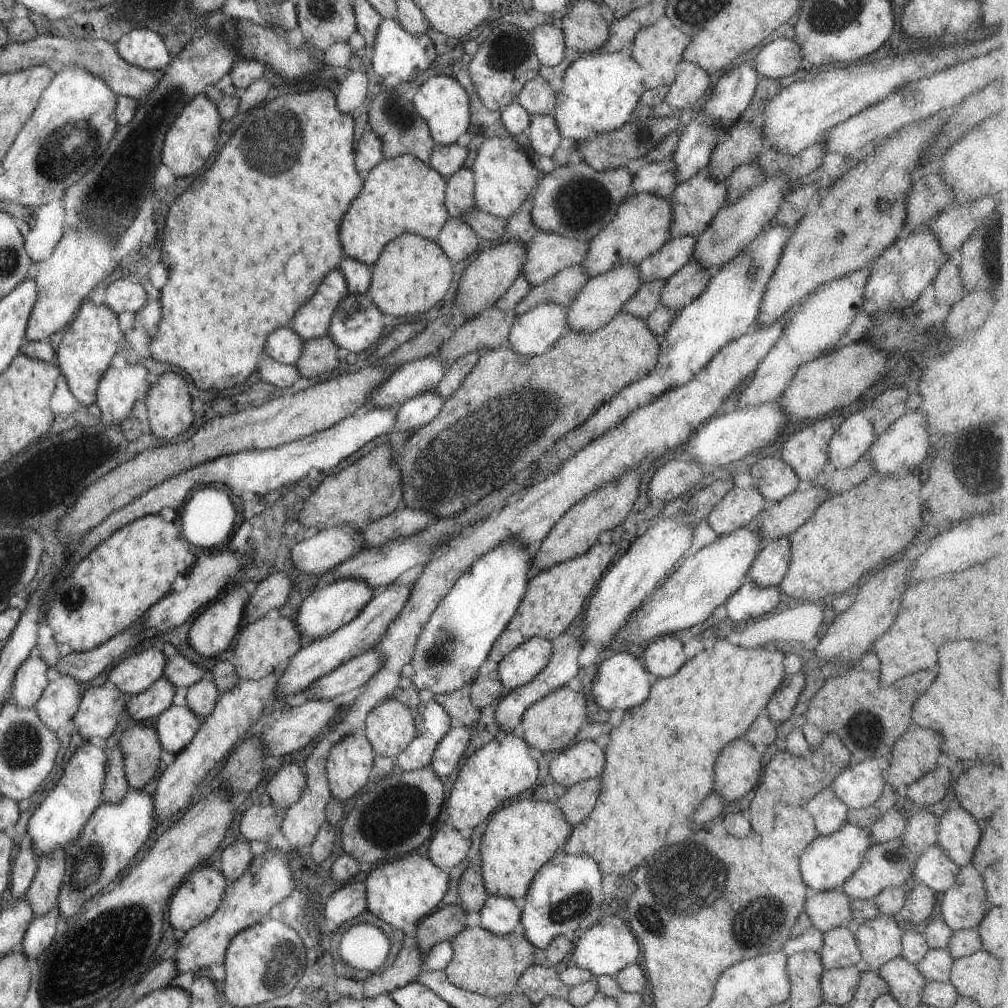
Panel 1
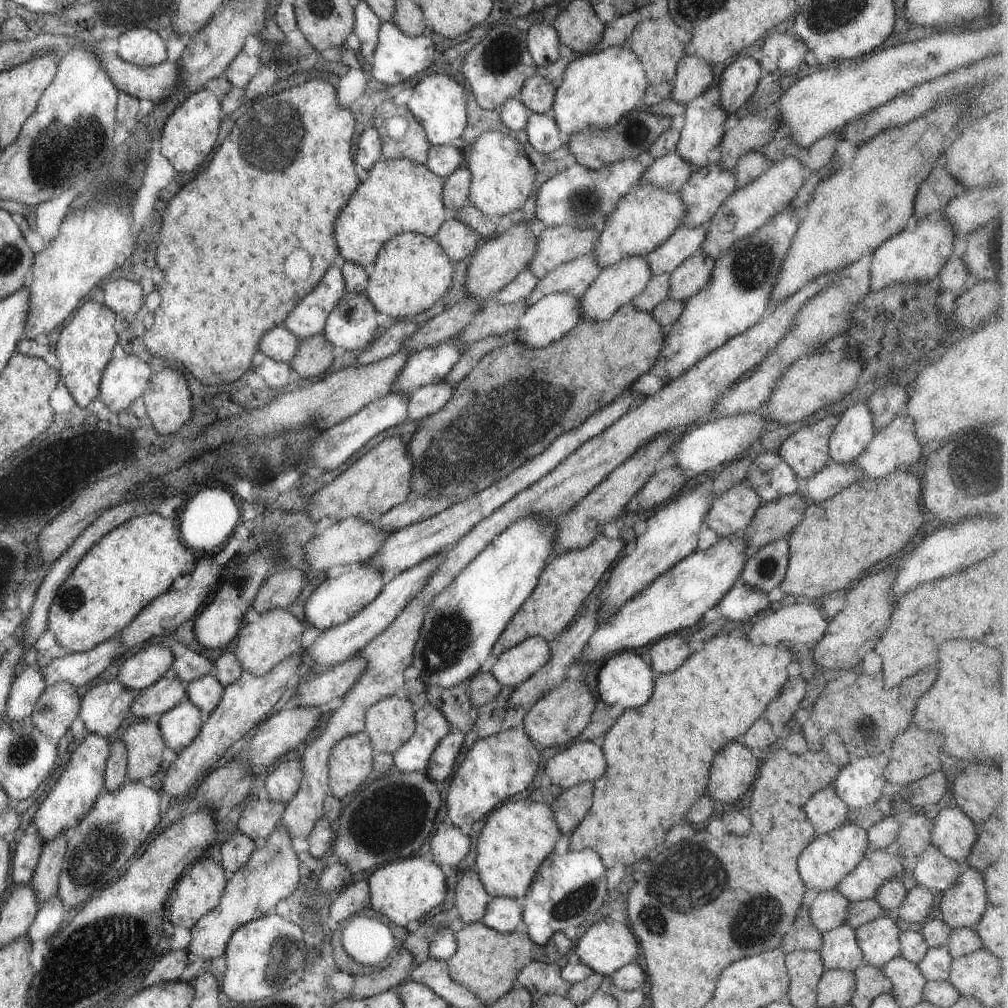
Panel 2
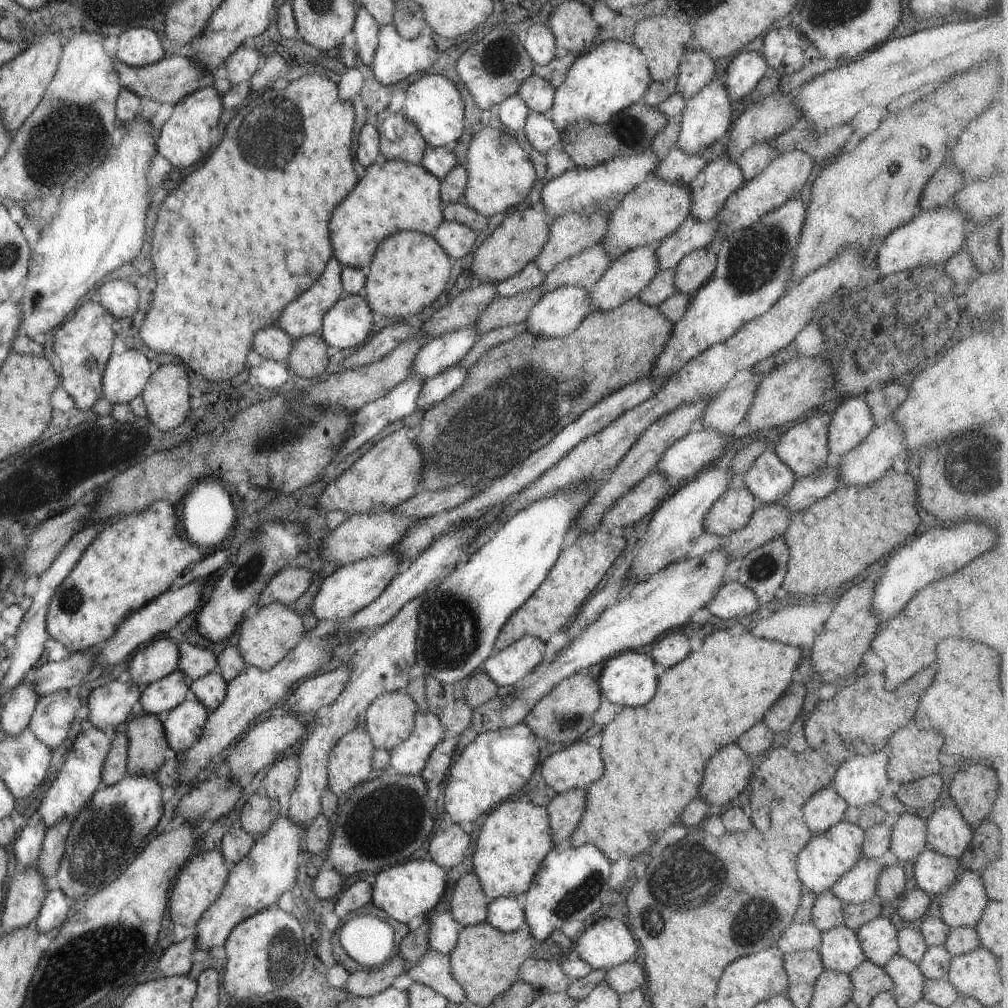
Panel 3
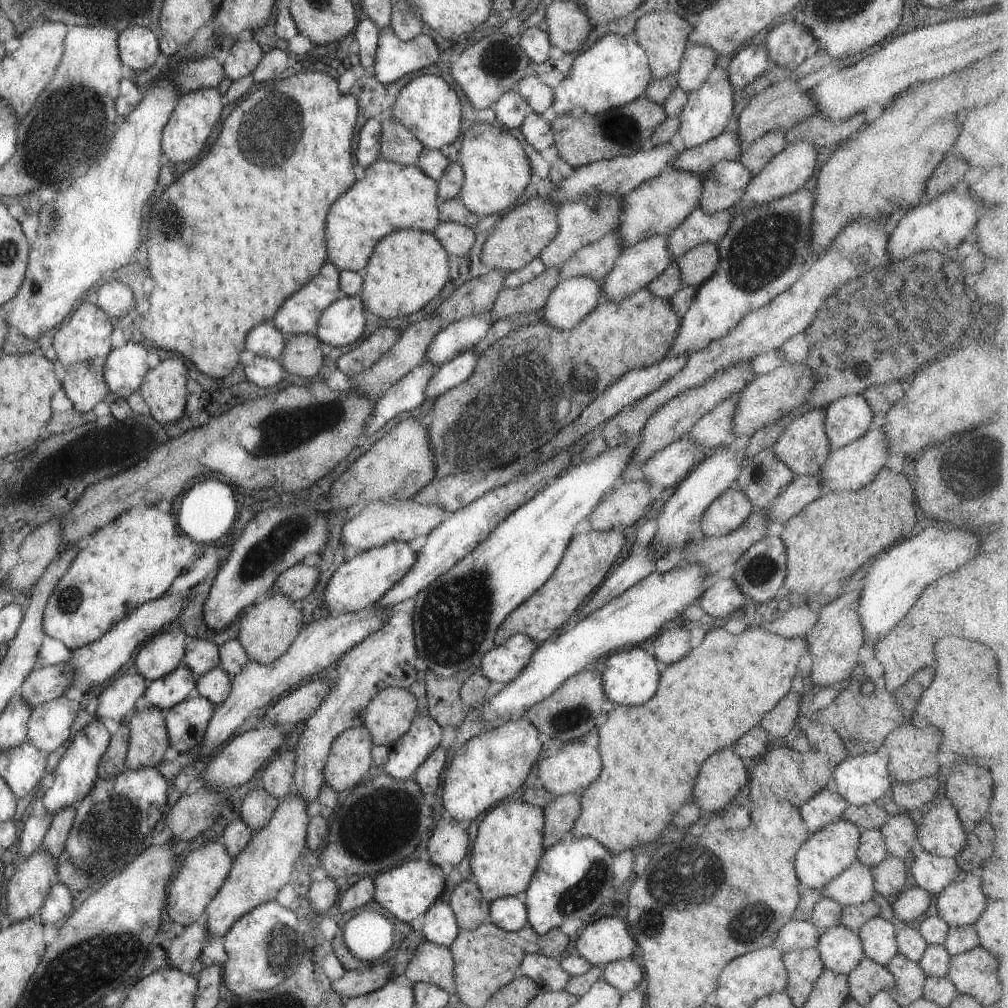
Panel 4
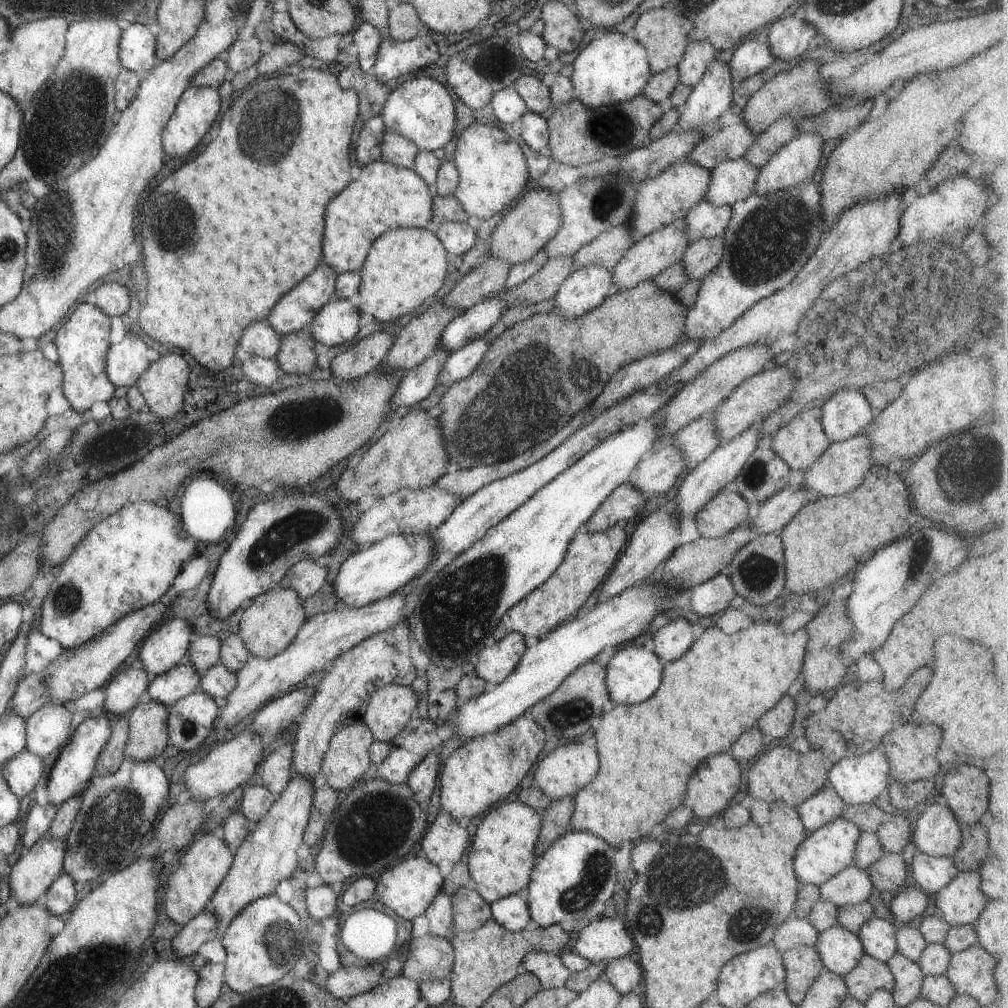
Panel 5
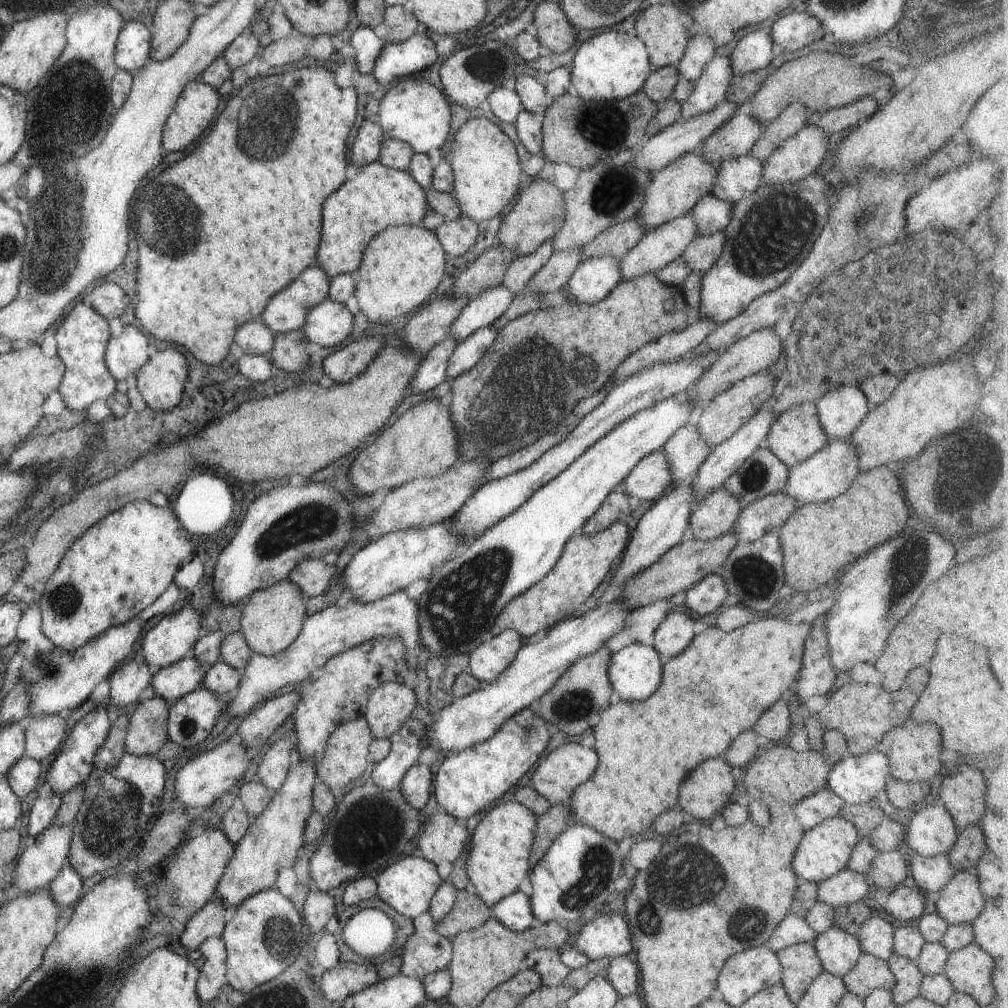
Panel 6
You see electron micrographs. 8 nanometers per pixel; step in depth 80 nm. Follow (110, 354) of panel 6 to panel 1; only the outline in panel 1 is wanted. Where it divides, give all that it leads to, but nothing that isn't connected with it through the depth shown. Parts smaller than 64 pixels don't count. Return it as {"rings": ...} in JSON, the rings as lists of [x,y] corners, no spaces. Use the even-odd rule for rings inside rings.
{"rings":[[[111,364],[107,367],[98,382],[94,400],[103,424],[119,426],[129,416],[135,402],[147,394],[147,373],[139,365],[125,365],[120,369]]]}

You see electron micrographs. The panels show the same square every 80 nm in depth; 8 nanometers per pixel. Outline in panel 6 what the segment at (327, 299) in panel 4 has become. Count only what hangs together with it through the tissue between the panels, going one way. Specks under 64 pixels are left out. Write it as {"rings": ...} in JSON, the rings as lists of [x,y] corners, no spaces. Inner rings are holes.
{"rings":[[[319,266],[305,268],[295,282],[267,302],[259,320],[275,334],[299,330],[307,311],[326,298],[329,283],[330,278]]]}

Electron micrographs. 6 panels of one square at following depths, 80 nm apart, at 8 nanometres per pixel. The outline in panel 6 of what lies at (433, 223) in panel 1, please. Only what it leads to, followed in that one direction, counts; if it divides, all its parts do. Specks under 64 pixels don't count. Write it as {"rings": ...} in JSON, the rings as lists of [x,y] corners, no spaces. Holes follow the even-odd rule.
{"rings":[[[377,161],[356,170],[355,179],[347,179],[337,192],[323,202],[321,242],[315,264],[331,278],[354,271],[373,236],[395,225],[418,225],[426,215],[426,189],[421,188],[405,170],[392,169]]]}

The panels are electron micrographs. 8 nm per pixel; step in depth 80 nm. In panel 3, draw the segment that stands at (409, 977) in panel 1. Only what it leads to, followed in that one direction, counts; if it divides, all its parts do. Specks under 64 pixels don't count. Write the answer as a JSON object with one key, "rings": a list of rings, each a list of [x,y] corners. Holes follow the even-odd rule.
{"rings":[[[393,952],[376,968],[352,972],[341,989],[353,997],[370,997],[389,987],[401,972],[405,972],[403,959]]]}

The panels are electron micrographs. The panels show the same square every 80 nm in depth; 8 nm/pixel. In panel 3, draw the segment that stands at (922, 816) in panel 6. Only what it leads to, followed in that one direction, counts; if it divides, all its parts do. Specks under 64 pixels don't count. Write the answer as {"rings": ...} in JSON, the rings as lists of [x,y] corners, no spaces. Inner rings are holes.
{"rings":[[[953,804],[937,807],[924,821],[927,848],[958,860],[972,839],[972,828],[963,820],[957,807]]]}

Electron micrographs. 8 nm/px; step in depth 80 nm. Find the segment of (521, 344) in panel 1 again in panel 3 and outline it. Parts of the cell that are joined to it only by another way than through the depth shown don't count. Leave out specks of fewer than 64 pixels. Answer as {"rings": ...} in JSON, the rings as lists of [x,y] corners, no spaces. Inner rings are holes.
{"rings":[[[561,285],[543,293],[523,321],[526,331],[536,337],[560,337],[571,332],[591,312],[590,296],[579,285]]]}

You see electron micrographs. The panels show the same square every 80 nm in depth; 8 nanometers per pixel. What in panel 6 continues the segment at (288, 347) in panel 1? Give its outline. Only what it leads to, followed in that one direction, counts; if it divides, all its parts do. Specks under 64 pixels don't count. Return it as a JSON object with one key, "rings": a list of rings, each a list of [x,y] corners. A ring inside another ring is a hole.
{"rings":[[[247,322],[247,324],[241,324],[241,326],[235,330],[233,345],[239,347],[245,355],[267,355],[272,347],[274,334],[275,333],[269,330],[267,325],[264,325],[262,322]]]}

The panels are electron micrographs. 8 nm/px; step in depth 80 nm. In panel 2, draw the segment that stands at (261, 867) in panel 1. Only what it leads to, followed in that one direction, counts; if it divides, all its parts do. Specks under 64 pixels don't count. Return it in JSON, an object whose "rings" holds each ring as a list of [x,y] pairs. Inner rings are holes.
{"rings":[[[281,826],[267,836],[265,844],[254,850],[247,862],[240,866],[229,880],[226,880],[223,892],[215,908],[206,912],[190,928],[190,941],[185,949],[166,952],[155,962],[142,980],[143,987],[150,987],[159,982],[177,980],[187,964],[198,957],[203,961],[220,957],[224,954],[227,939],[242,924],[271,912],[272,908],[287,896],[296,895],[298,858],[291,849],[290,836]]]}

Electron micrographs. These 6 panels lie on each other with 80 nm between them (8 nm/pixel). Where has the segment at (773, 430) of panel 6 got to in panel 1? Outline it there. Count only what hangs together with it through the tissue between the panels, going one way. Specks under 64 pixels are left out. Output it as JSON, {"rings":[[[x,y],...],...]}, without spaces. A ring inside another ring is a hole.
{"rings":[[[827,414],[779,442],[778,456],[793,469],[798,480],[815,481],[820,476],[827,443],[843,421],[842,416]]]}

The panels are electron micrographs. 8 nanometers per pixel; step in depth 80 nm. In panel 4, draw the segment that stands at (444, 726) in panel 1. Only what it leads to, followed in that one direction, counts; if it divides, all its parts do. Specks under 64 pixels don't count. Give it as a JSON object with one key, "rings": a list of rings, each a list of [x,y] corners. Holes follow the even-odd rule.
{"rings":[[[414,714],[408,731],[389,747],[387,760],[381,766],[382,772],[391,775],[395,780],[411,777],[427,755],[440,744],[441,735],[441,727],[429,715]]]}

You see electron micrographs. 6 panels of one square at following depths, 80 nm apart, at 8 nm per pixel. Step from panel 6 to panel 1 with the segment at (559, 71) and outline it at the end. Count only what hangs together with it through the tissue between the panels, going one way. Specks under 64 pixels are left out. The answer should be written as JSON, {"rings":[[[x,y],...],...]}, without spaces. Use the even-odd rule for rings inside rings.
{"rings":[[[630,48],[612,53],[587,54],[581,56],[568,66],[561,75],[561,88],[554,94],[554,107],[551,112],[560,138],[571,138],[577,143],[596,133],[606,133],[625,124],[638,104],[640,94],[644,91],[642,68],[631,58]]]}

